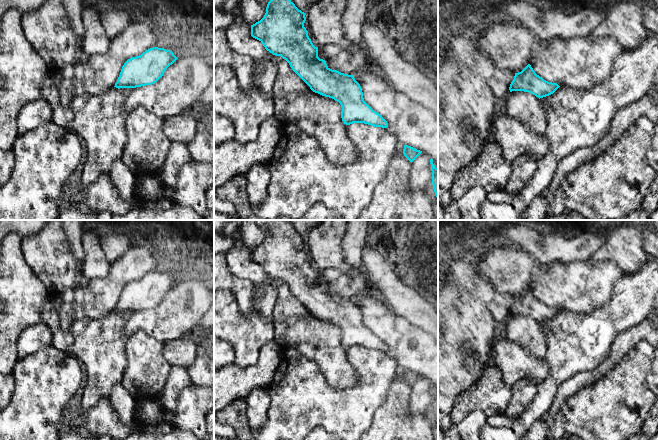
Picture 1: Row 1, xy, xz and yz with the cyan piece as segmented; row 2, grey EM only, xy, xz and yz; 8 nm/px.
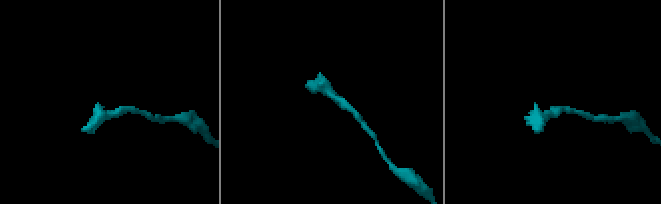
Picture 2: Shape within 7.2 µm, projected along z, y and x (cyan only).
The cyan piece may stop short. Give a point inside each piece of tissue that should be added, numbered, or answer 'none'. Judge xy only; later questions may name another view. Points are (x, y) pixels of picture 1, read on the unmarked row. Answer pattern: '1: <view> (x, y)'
none

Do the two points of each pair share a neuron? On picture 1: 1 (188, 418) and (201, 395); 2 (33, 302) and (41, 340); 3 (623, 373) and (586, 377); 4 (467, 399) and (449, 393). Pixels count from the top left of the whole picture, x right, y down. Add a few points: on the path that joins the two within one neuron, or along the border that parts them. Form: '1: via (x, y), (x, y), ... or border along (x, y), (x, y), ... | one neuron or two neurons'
1: via (191, 412), (192, 406), (197, 401) | one neuron
2: border along (41, 321), (29, 325), (18, 337) | two neurons
3: border along (622, 358), (596, 381), (585, 387) | two neurons
4: border along (462, 391), (456, 398), (449, 413) | two neurons

